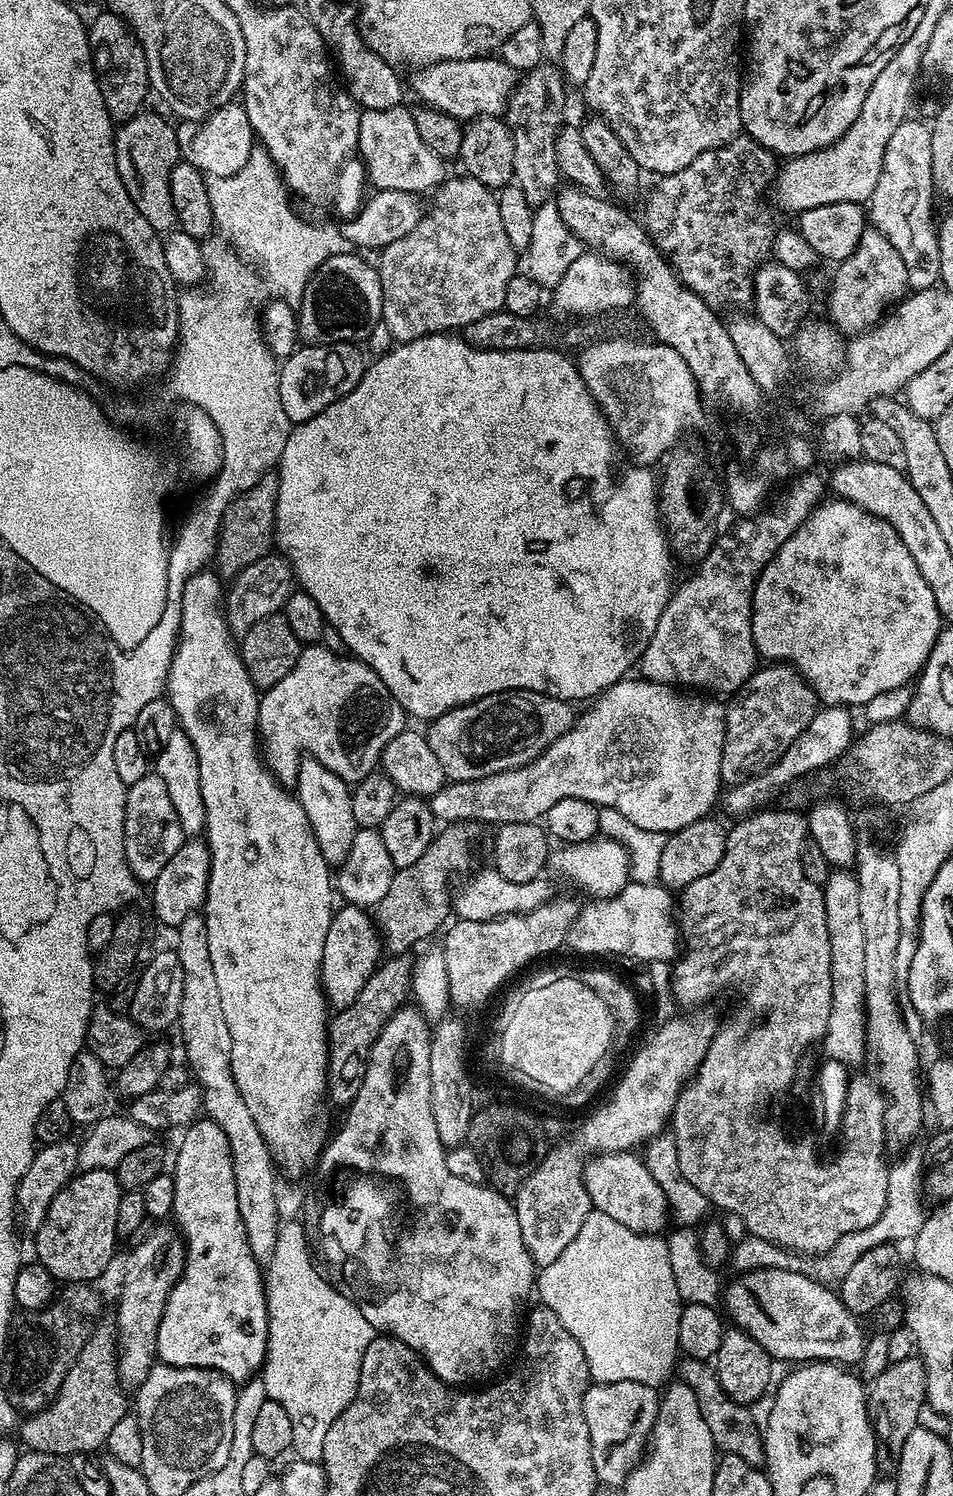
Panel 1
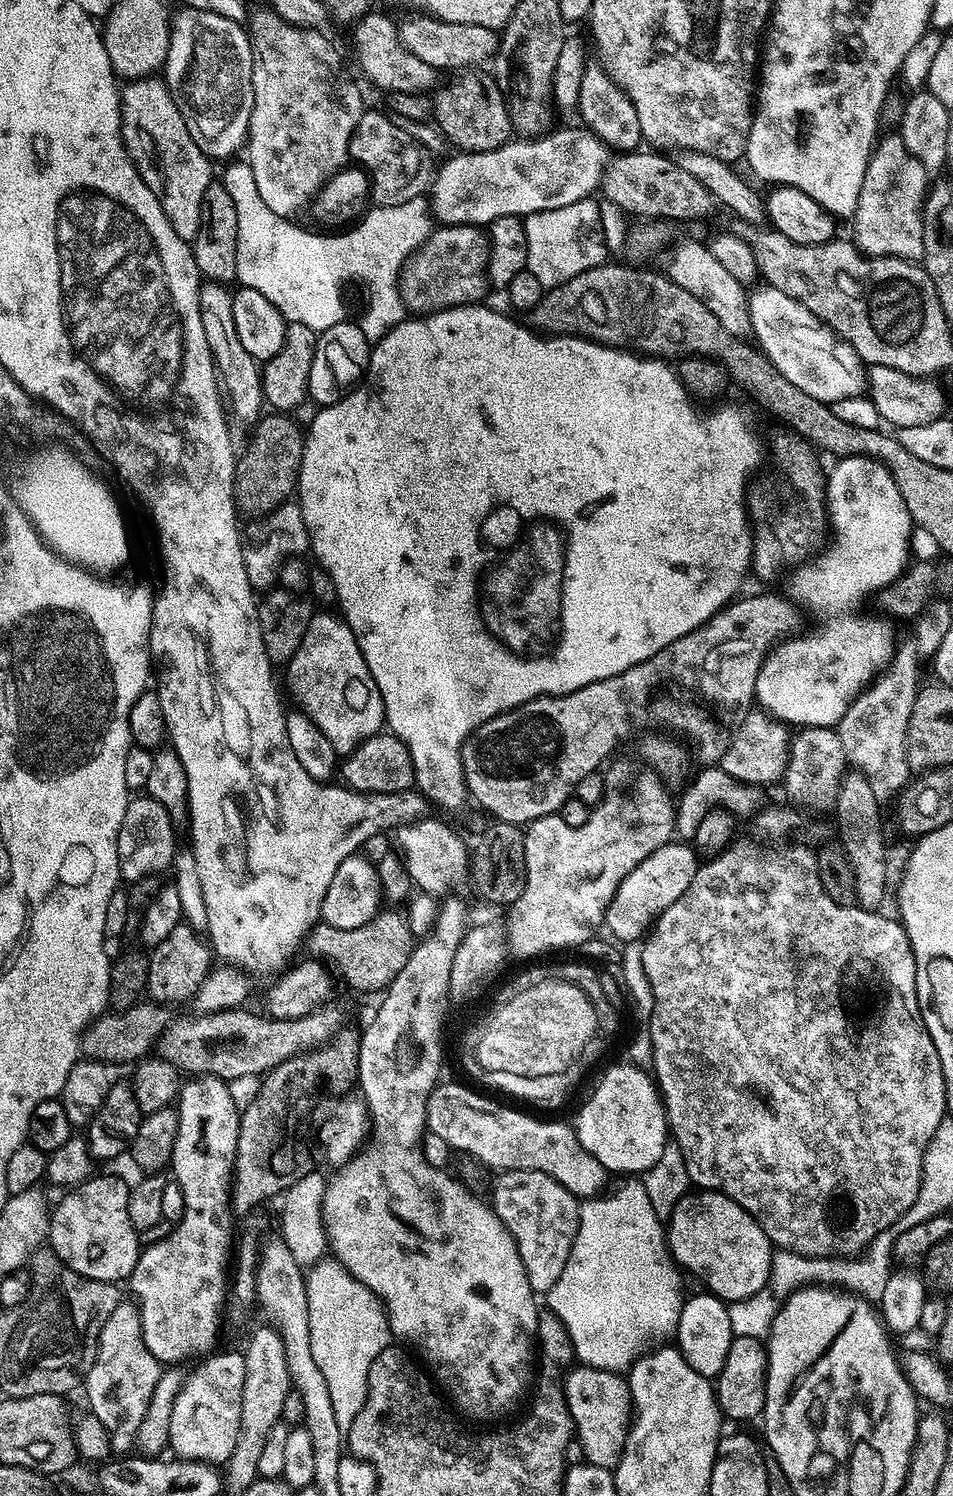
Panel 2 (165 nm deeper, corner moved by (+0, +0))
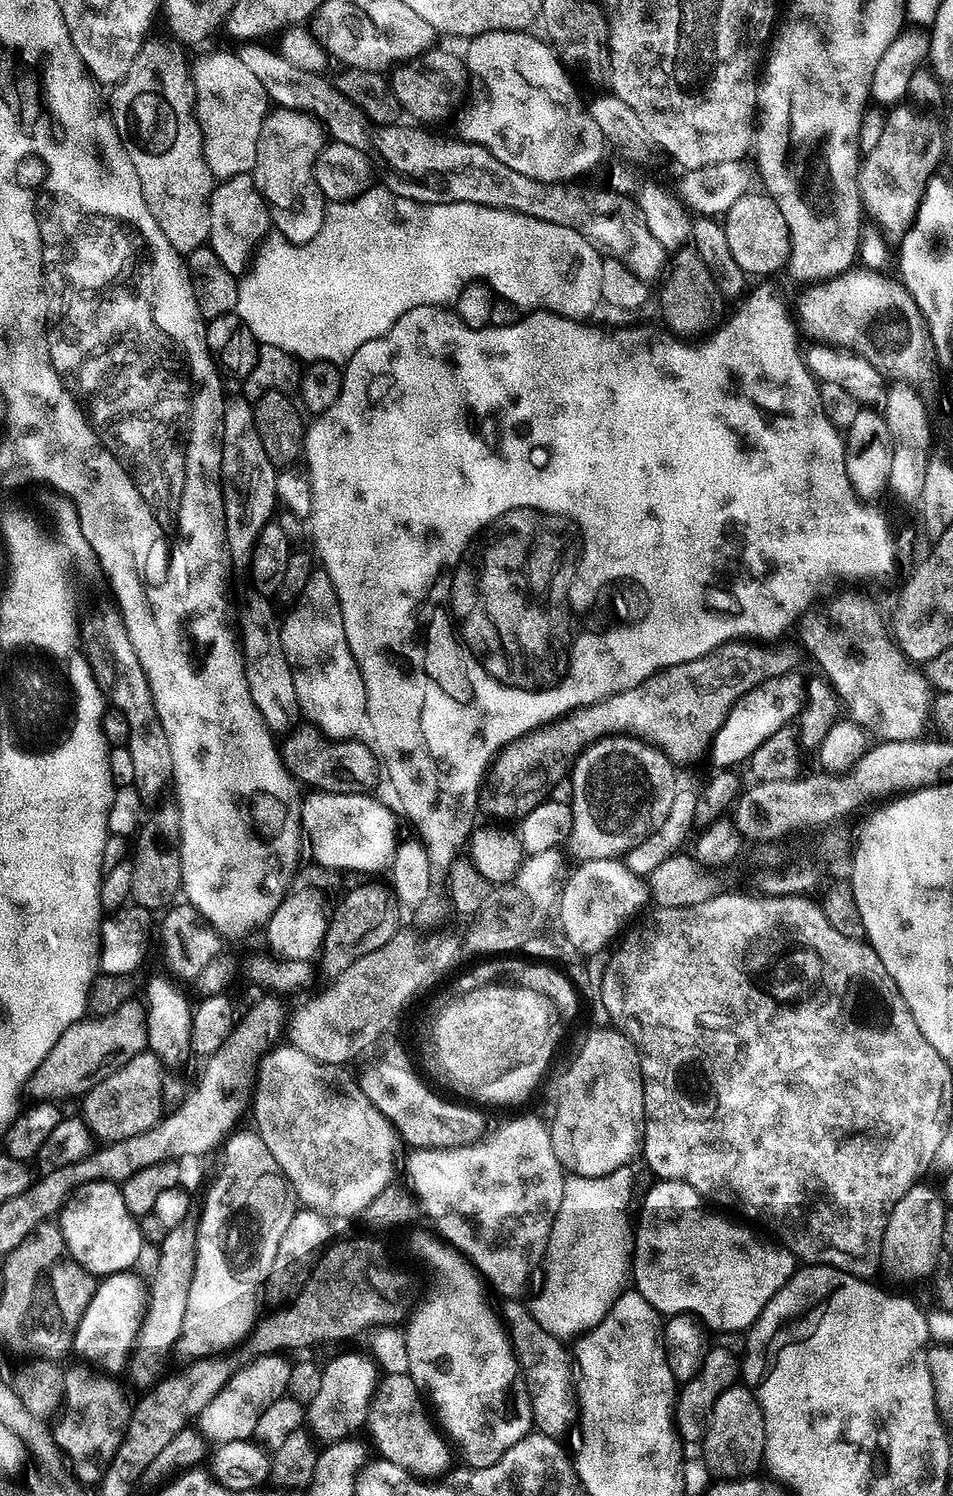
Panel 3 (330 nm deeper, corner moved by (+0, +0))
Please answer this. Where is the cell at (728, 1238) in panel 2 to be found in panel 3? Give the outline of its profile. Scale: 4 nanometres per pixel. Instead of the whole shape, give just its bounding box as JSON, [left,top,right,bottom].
[634,1212,798,1333]

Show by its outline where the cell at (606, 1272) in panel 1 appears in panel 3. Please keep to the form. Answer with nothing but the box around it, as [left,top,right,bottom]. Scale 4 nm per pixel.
[530,1167,636,1338]

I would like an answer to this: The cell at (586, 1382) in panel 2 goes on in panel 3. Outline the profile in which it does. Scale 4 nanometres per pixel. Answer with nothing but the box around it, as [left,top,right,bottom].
[502,1302,578,1437]

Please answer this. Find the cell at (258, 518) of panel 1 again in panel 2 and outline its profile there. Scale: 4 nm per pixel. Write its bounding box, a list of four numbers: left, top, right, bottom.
[238,414,305,518]

